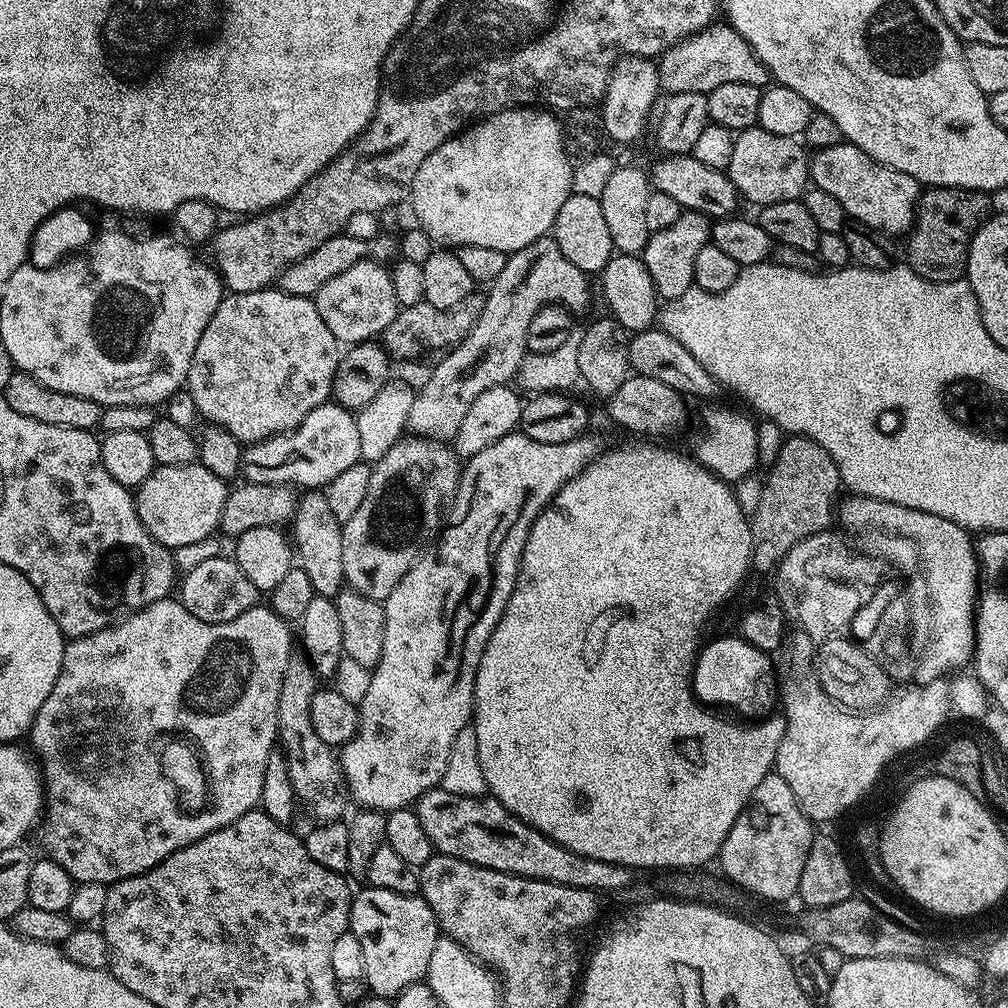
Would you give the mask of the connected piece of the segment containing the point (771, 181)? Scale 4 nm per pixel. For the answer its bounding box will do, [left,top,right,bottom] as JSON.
[726,126,810,206]

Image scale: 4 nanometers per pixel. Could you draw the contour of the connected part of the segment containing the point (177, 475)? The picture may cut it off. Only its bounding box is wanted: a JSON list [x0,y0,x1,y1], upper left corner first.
[134,462,229,550]

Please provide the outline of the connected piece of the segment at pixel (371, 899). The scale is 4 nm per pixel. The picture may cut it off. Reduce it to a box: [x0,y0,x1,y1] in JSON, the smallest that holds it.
[350,886,438,998]

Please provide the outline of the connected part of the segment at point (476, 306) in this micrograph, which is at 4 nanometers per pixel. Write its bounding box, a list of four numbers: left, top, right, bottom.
[382,294,482,366]

